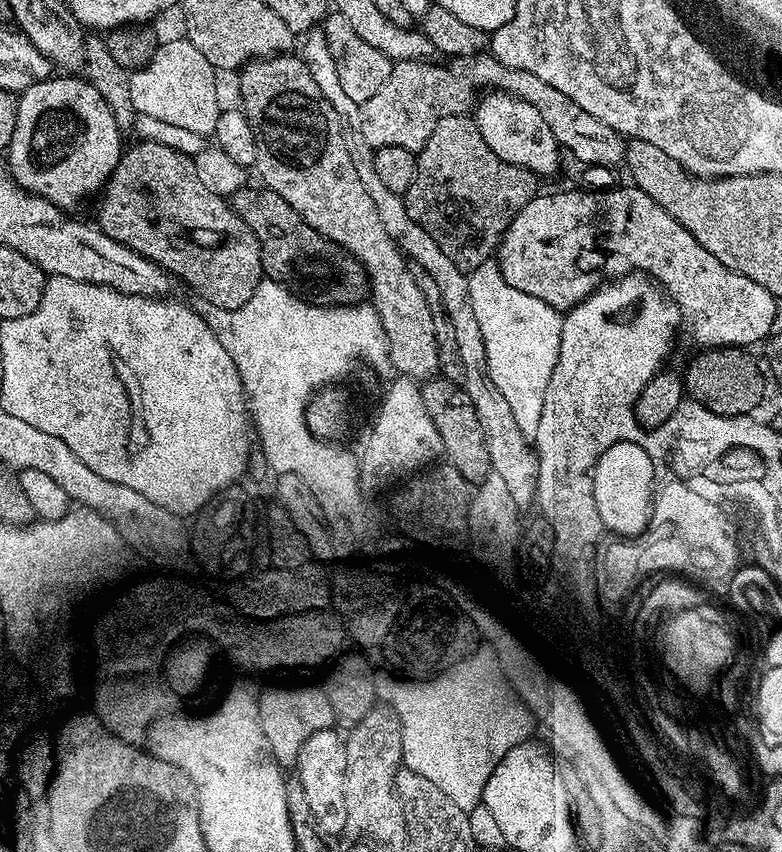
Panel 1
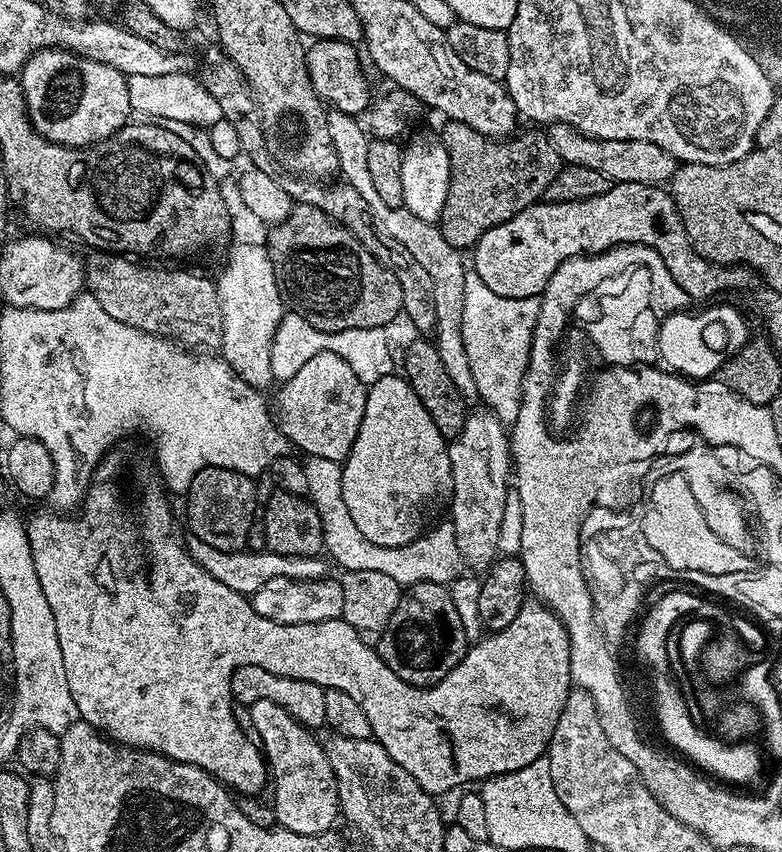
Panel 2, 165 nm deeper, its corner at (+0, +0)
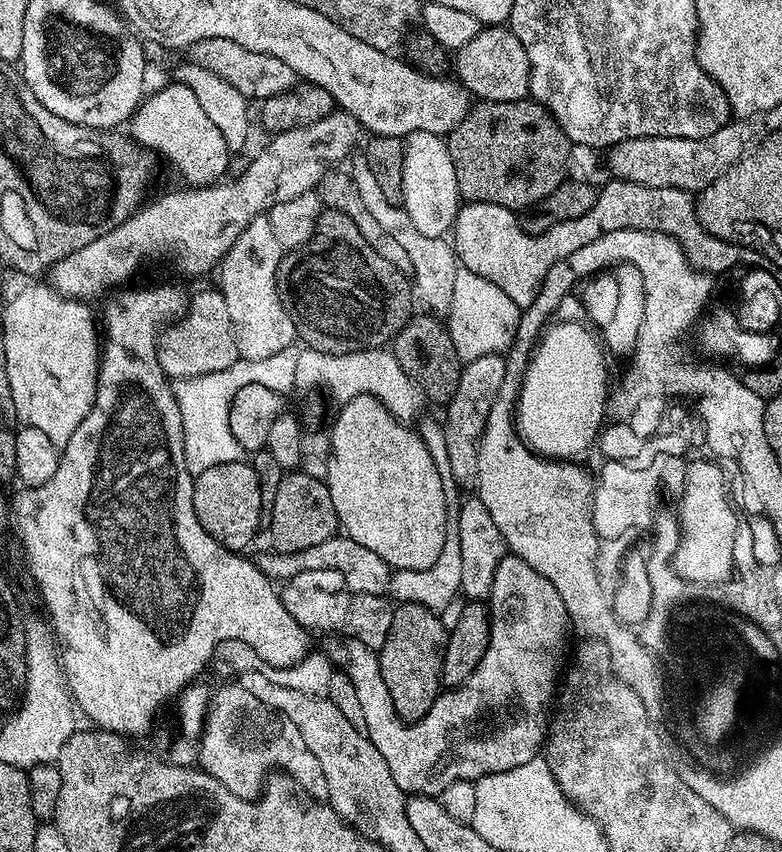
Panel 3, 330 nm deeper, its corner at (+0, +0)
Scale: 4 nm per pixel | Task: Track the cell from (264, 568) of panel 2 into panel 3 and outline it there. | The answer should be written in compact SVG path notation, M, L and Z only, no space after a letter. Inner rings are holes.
M337 534L331 536L326 542L318 546L310 546L310 550L298 552L278 552L267 550L258 557L260 569L268 575L273 582L287 582L298 574L307 572L327 572L341 576L343 587L352 594L378 594L385 595L388 592L388 583L393 574L393 569L374 550L366 550L366 546L358 546L350 537Z

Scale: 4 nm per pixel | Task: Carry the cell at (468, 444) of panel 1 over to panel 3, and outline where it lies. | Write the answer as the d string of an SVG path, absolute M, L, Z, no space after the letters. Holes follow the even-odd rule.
M432 314L413 315L405 324L395 340L390 345L390 350L398 358L398 366L406 370L406 374L420 389L421 393L429 401L432 400L439 406L447 405L450 398L454 398L454 390L458 390L458 378L462 361L454 350L452 334L447 323L443 319Z

